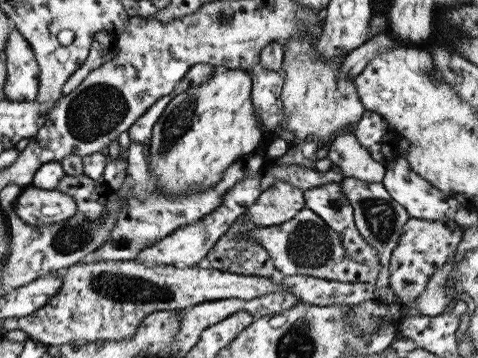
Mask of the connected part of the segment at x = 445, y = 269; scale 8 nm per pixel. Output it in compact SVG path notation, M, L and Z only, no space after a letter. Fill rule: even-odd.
M453 260L447 262L439 268L429 280L429 284L424 292L415 300L416 308L425 316L438 316L444 313L450 304L450 298L444 292L448 276L453 269Z

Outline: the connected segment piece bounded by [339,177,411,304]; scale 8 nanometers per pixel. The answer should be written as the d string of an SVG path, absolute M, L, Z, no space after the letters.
M344 177L341 181L341 190L350 201L354 215L354 224L358 228L358 232L378 251L378 256L381 260L381 269L378 272L374 291L375 304L387 304L384 299L385 289L390 285L389 282L389 261L392 256L395 246L398 246L398 241L403 233L403 224L411 217L408 211L398 204L384 188L381 182L364 182L356 178Z

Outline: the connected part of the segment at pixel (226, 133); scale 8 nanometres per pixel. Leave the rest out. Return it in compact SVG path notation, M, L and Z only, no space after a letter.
M214 67L212 78L200 86L190 86L170 101L154 123L147 154L147 170L155 178L161 194L183 194L213 188L224 171L242 155L252 153L261 143L263 126L253 111L250 70Z

